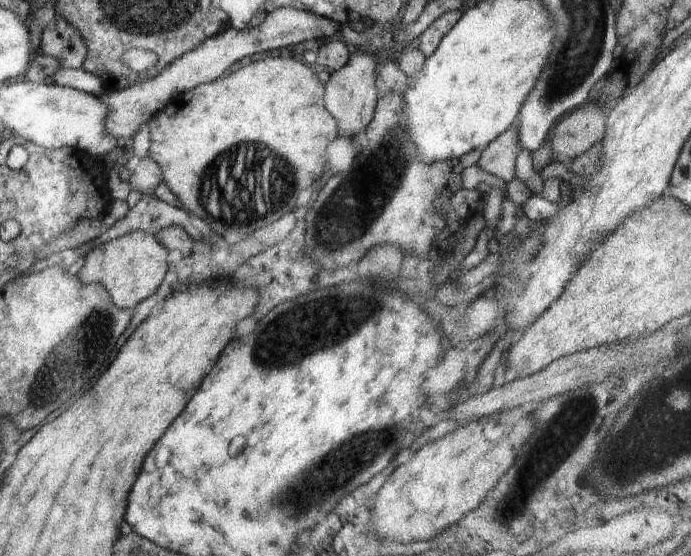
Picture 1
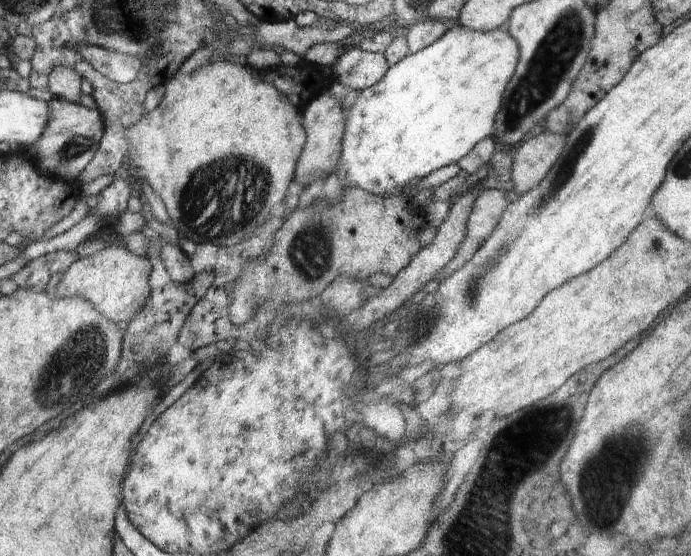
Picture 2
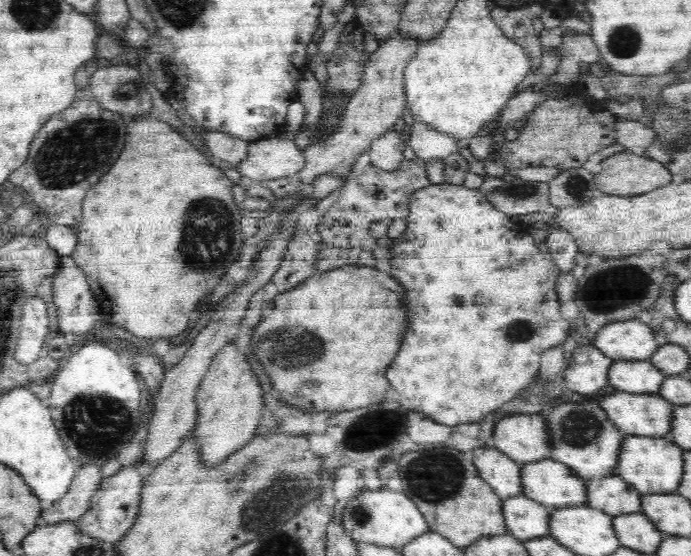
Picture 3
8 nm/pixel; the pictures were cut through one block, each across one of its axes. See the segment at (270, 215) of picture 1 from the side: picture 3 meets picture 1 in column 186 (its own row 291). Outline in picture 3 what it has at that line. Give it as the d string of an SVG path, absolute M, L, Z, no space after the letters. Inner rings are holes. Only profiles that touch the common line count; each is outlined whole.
M147 115L127 120L126 146L110 172L86 193L77 243L69 254L84 272L105 320L140 340L166 339L169 344L186 330L192 312L211 292L208 280L222 279L228 266L236 264L242 254L245 236L241 234L240 208L232 197L232 185L222 169L212 165L168 123L152 121ZM170 248L182 252L182 258L172 258Z

